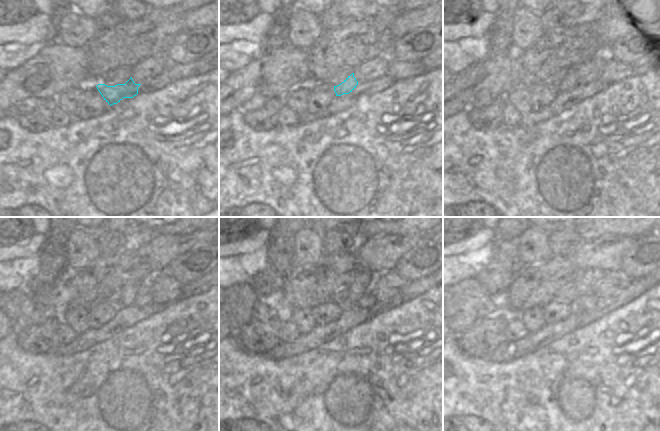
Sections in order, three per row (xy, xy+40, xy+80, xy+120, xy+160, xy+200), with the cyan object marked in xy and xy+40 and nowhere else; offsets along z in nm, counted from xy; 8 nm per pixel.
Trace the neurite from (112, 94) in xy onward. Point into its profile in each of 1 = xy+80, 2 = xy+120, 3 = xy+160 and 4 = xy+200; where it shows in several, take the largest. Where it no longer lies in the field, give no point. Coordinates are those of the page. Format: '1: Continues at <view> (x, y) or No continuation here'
1: Continues at xy+80 (570, 81)
2: Continues at xy+120 (129, 292)
3: Continues at xy+160 (362, 284)
4: Continues at xy+200 (585, 281)

